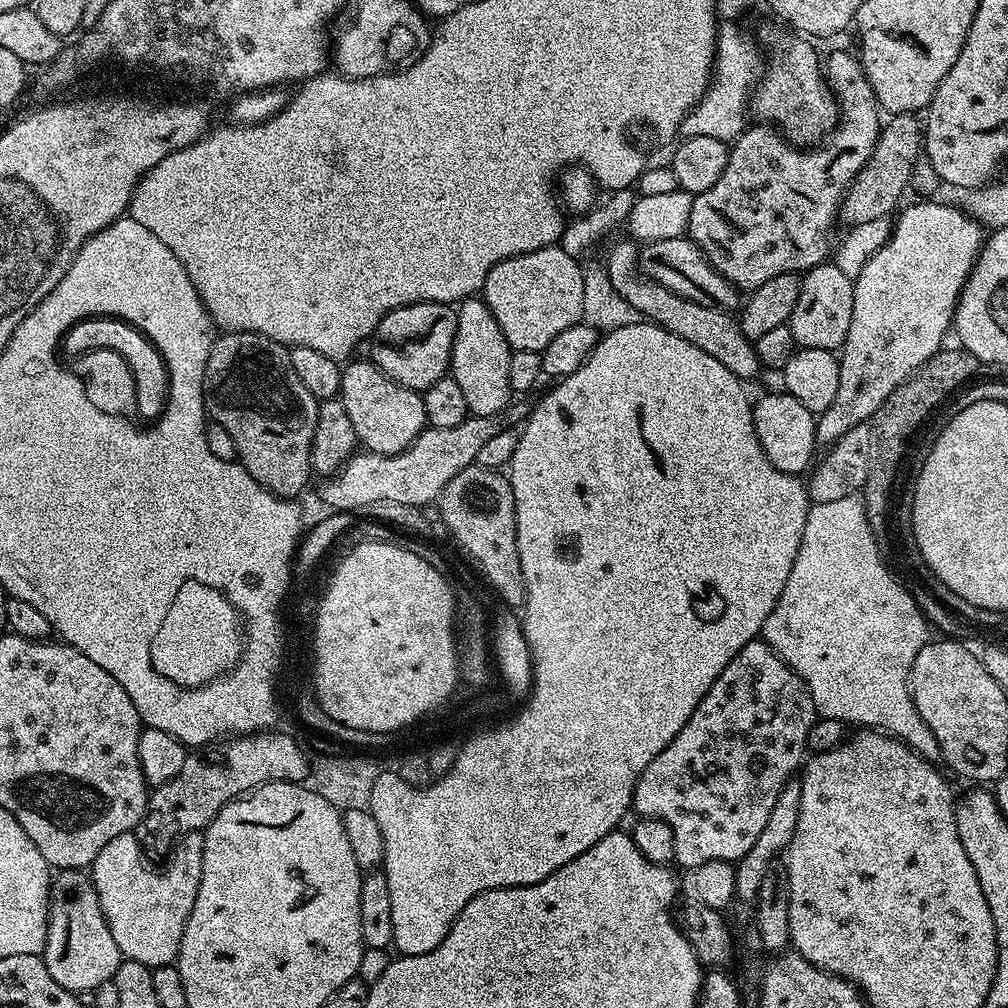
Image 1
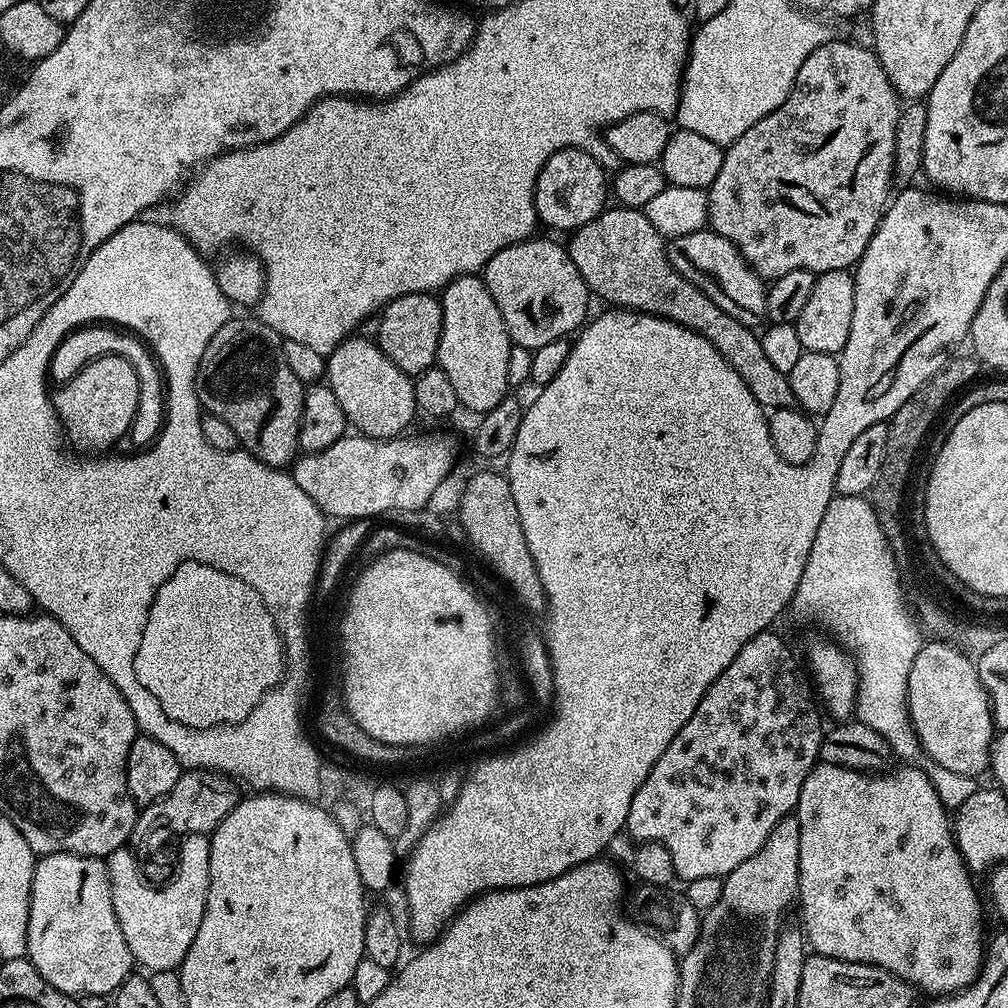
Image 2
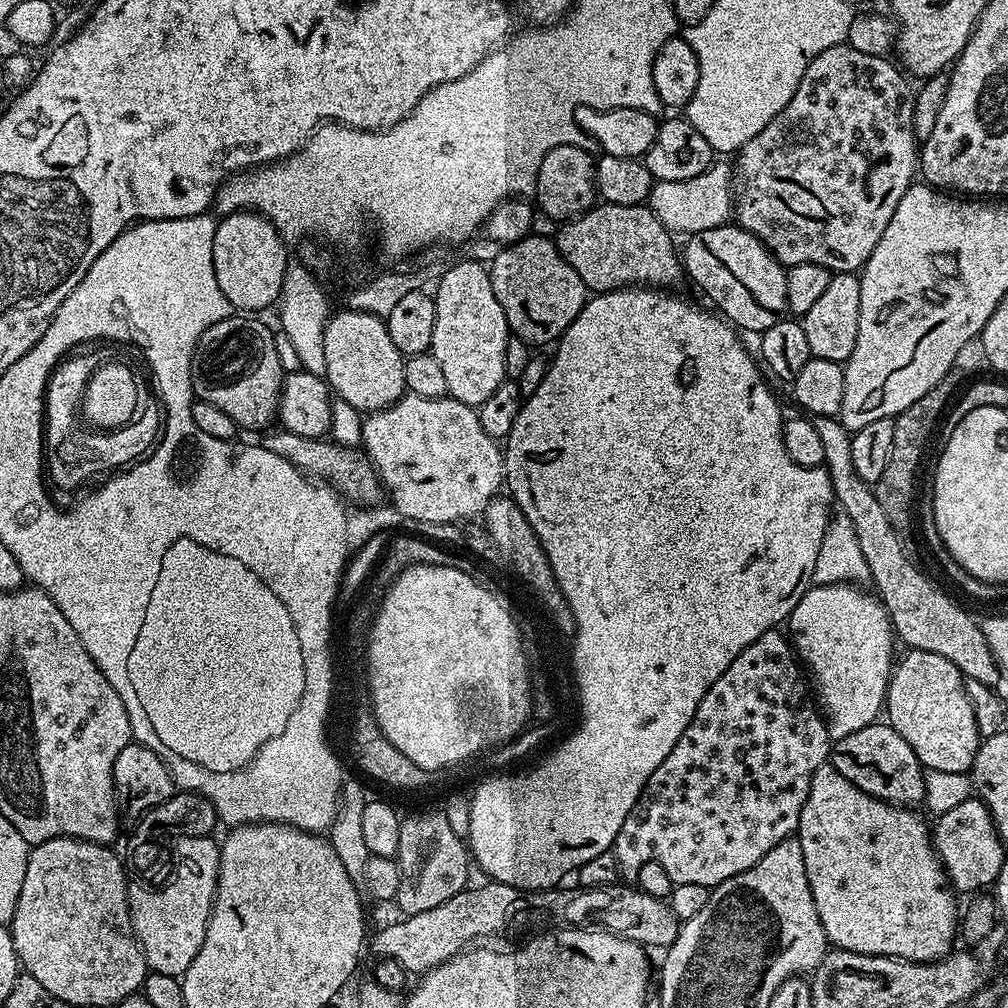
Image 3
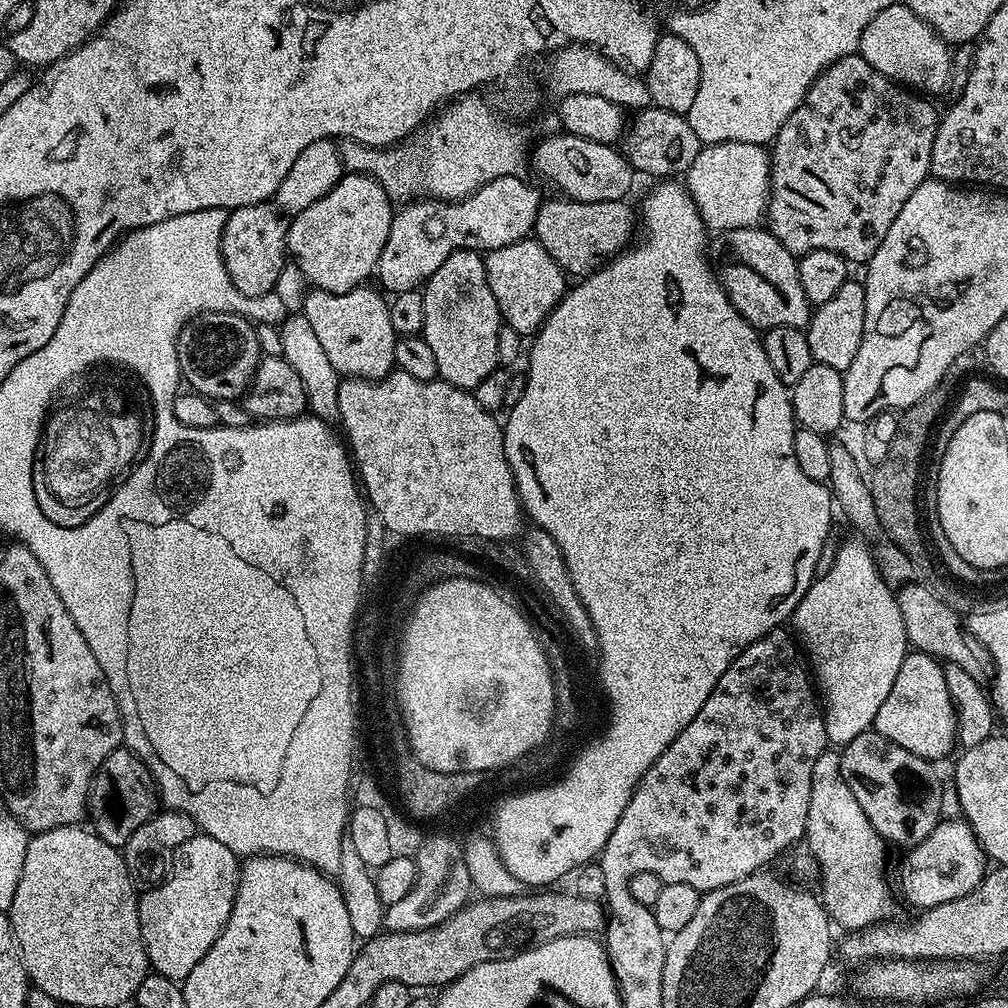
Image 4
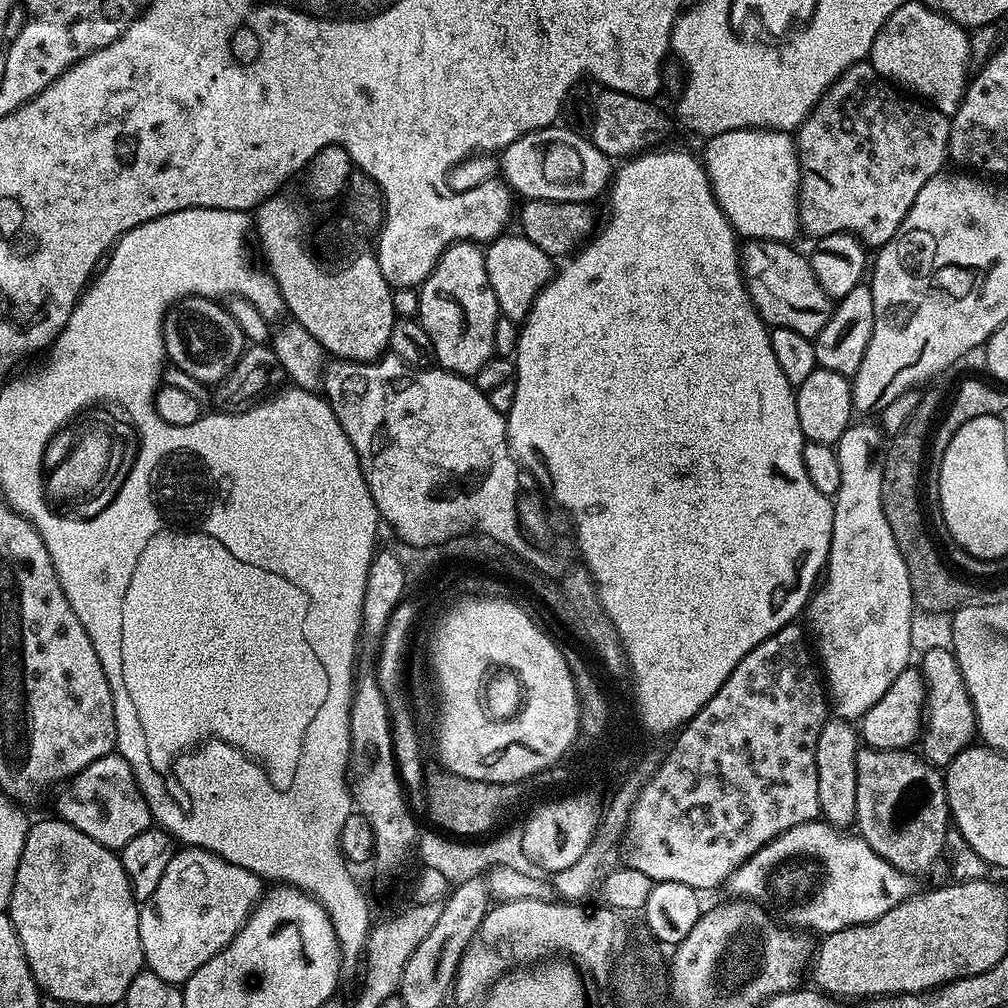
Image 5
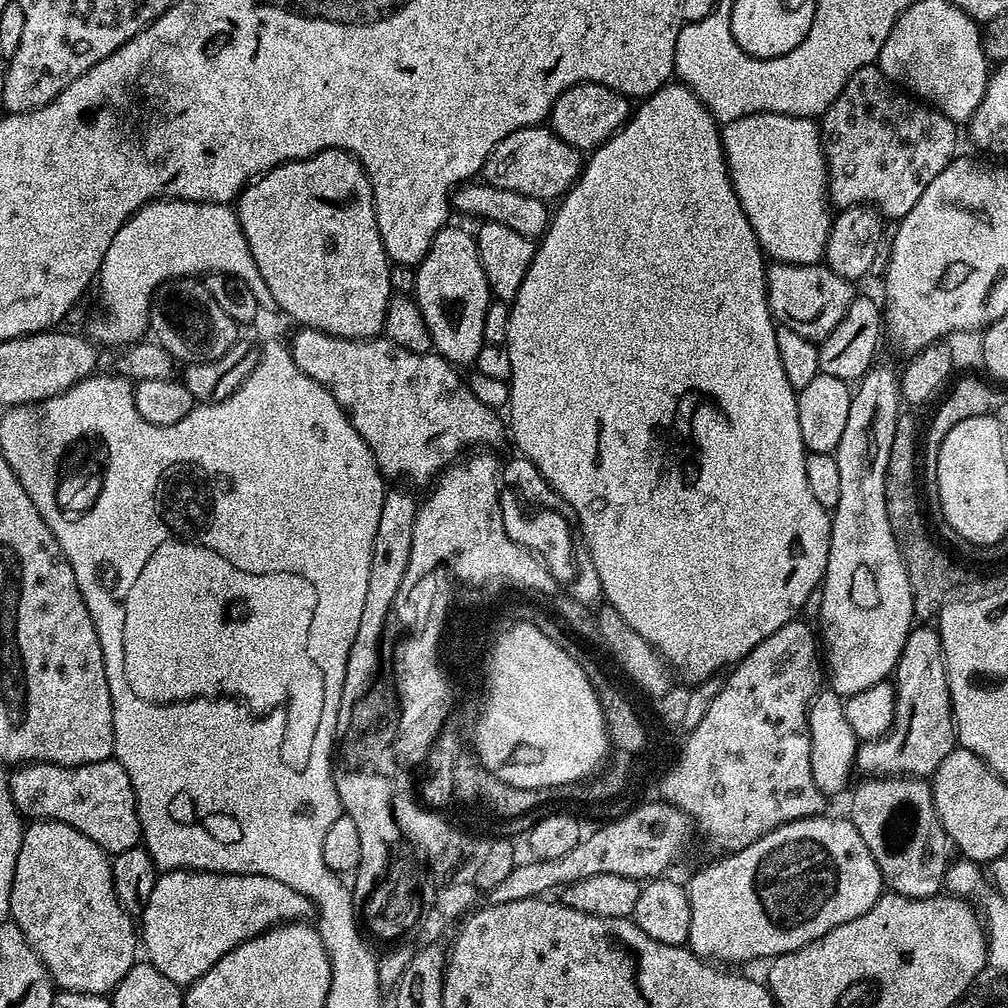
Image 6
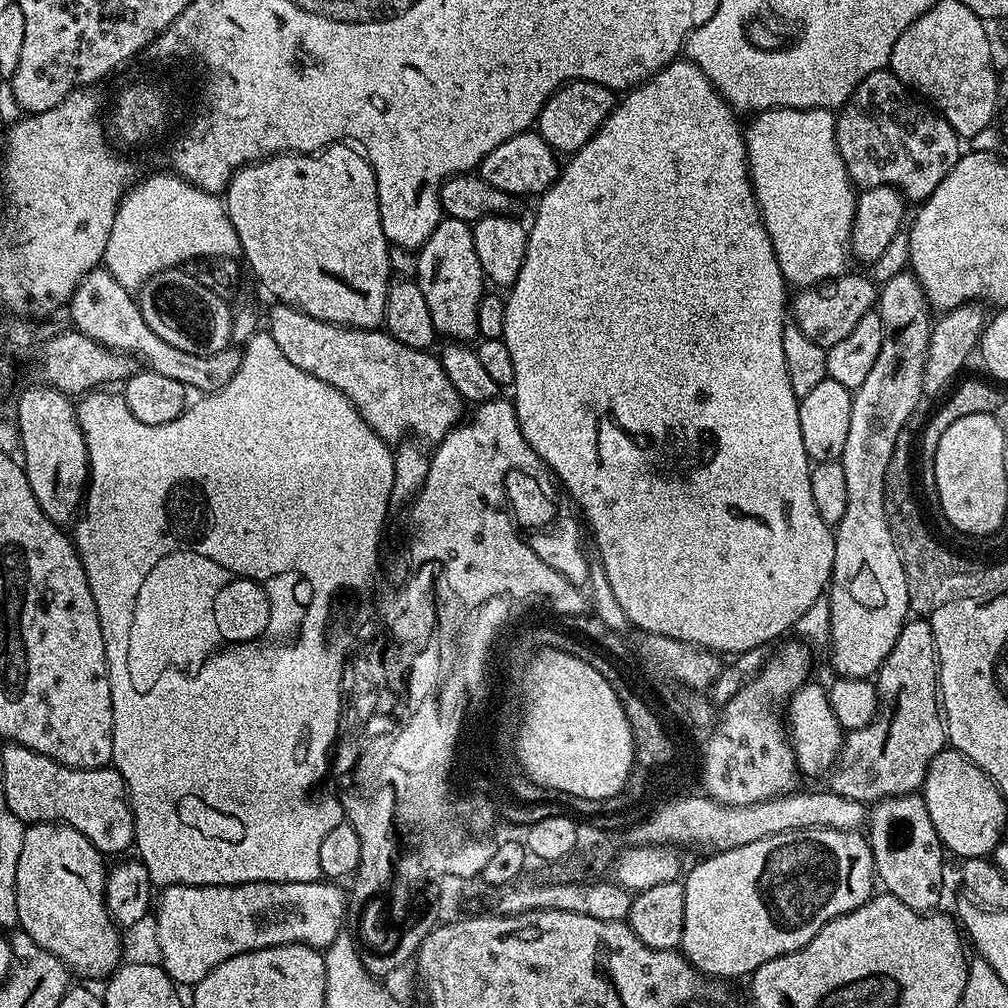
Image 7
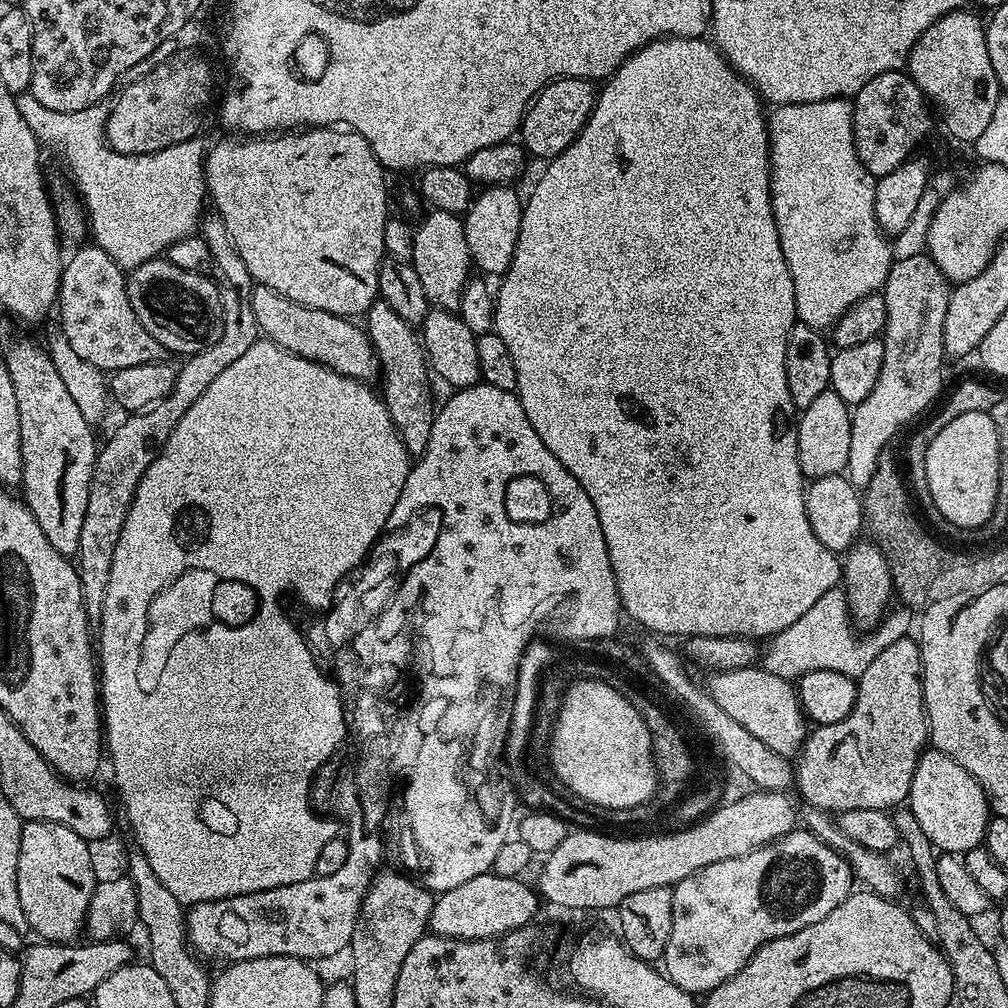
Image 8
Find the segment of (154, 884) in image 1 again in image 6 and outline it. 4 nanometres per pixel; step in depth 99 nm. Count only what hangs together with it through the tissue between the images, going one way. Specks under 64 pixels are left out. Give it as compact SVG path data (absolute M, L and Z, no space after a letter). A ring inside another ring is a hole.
M175 868L173 872L161 871L156 877L154 890L150 890L150 902L138 916L138 932L142 937L142 952L147 963L153 964L170 982L187 986L193 984L218 958L230 954L242 942L261 936L281 922L304 922L314 912L314 905L306 894L290 890L274 878L262 874L226 874L225 872L194 872L187 868Z

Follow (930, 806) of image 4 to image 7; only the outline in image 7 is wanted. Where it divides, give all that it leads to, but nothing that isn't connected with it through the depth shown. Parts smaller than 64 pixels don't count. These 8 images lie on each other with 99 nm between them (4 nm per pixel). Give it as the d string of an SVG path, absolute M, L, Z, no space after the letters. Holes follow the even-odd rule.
M909 793L877 801L869 811L866 830L870 832L868 841L872 850L873 869L877 879L881 879L886 886L885 891L915 912L937 909L946 854L926 810L923 795Z

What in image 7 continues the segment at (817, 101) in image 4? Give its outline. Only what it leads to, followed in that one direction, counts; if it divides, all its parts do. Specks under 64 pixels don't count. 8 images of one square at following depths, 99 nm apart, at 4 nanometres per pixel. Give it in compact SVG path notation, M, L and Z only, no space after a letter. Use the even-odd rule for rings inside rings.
M881 70L862 78L854 94L850 94L847 104L839 109L836 141L848 176L857 189L890 186L904 193L904 199L908 202L922 202L934 194L938 182L942 182L942 178L954 170L962 155L962 138L953 130L950 122L946 122L946 118L933 111L927 103L917 99L908 85L902 83L891 70Z

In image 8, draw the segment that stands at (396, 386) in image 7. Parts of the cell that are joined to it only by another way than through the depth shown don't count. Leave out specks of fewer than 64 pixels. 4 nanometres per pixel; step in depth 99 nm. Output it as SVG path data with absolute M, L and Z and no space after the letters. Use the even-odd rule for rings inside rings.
M253 283L252 286L250 307L254 310L254 318L258 318L261 333L273 344L277 344L279 348L285 348L287 352L293 352L302 358L313 360L315 364L325 364L326 367L333 368L338 374L349 376L355 380L372 382L375 376L377 379L380 372L380 360L376 357L376 351L372 348L372 339L369 338L367 331L361 325L360 328L356 325L359 323L342 316L335 316L326 310L314 310L302 306L298 302L290 302L290 298L278 294L278 290L270 290L270 286L262 286L257 283Z

